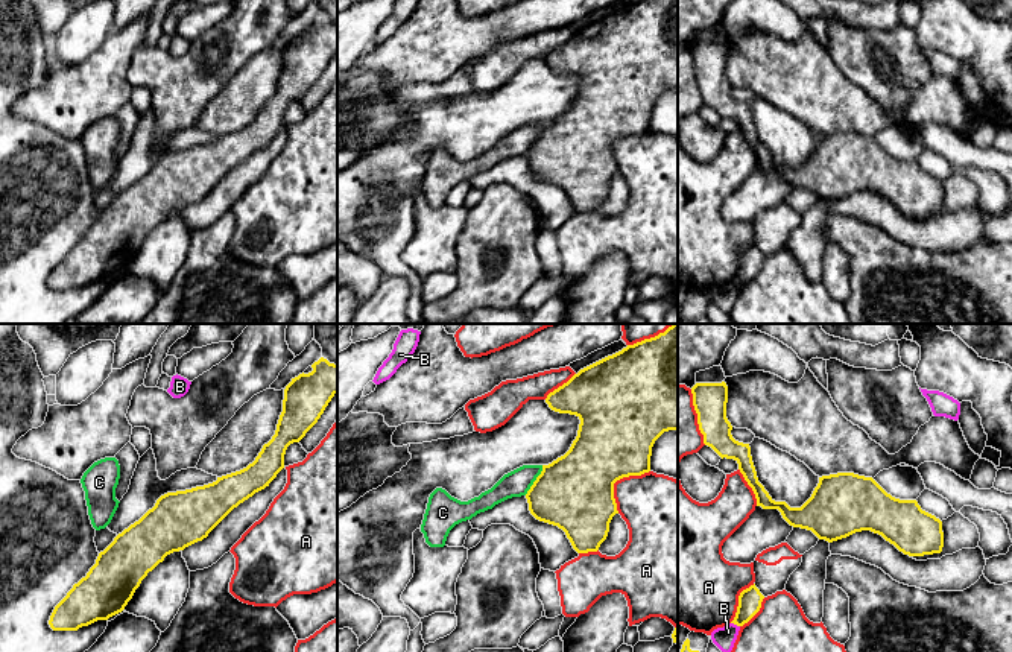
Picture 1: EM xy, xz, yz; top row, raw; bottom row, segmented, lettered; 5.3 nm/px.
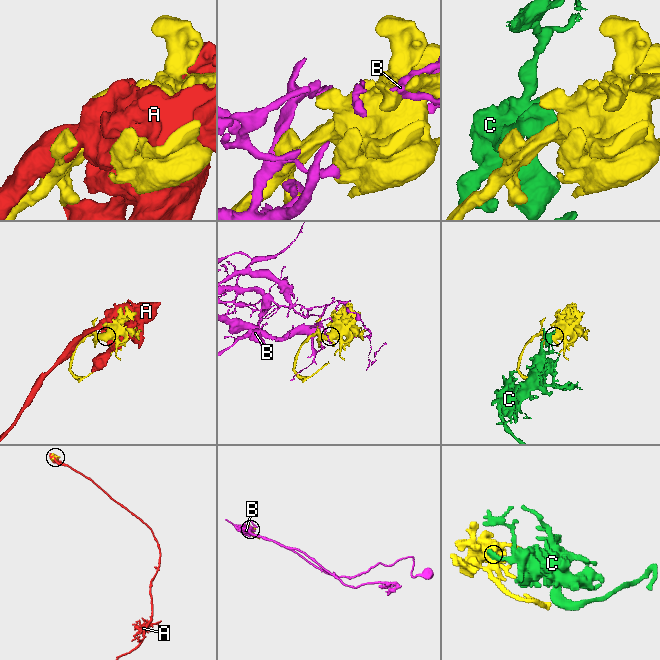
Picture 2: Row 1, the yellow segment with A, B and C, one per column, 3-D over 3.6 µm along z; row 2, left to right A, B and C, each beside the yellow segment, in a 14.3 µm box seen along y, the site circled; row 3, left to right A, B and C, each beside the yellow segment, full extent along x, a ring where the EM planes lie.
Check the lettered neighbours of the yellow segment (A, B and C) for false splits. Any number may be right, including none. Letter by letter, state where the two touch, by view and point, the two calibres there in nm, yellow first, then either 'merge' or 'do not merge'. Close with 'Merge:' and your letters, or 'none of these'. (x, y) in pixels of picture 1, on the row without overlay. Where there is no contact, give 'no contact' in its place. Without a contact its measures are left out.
A: xz (617, 139) | 400/340 nm | do not merge
B: yz (736, 283) | 130/120 nm | do not merge
C: xz (535, 140) | 400/140 nm | merge
Merge: C

